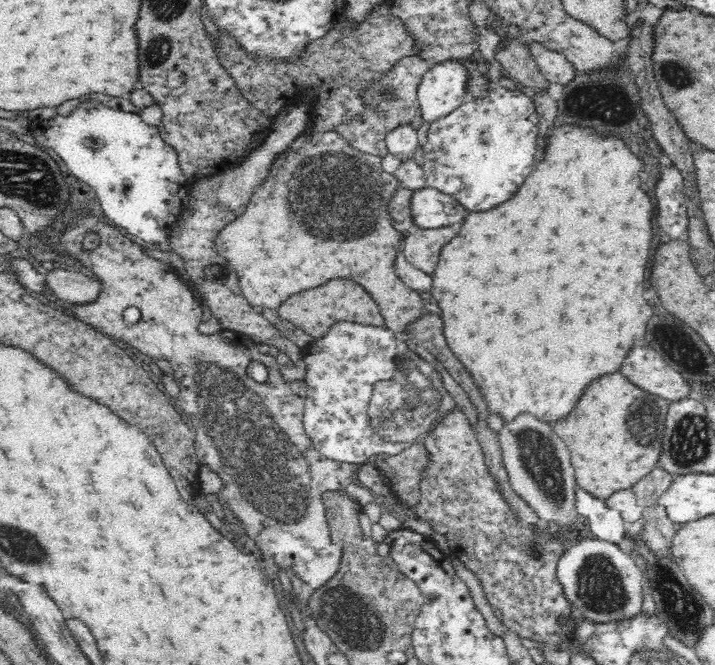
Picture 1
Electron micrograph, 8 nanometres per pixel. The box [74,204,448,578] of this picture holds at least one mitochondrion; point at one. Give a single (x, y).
(267, 468)

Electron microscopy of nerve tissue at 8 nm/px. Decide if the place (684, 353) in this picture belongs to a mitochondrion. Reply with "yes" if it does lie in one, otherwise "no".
yes

